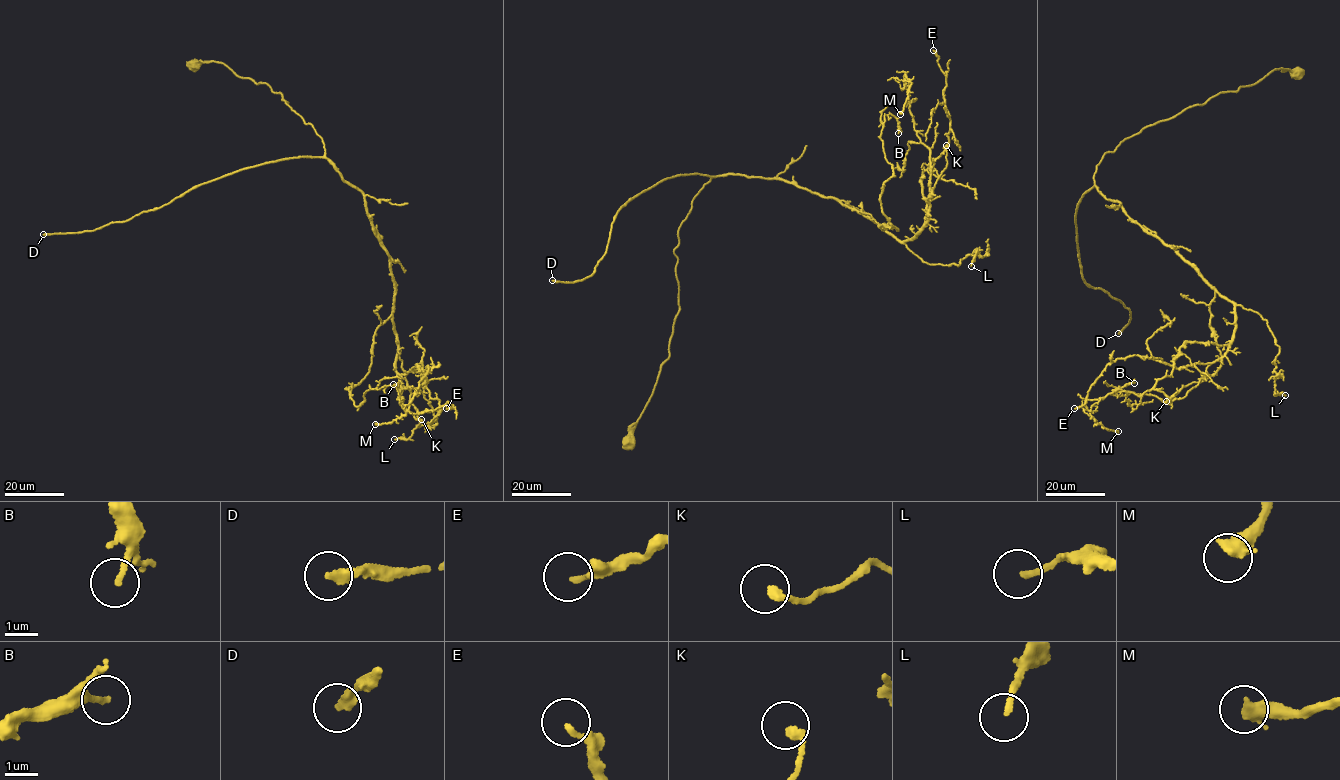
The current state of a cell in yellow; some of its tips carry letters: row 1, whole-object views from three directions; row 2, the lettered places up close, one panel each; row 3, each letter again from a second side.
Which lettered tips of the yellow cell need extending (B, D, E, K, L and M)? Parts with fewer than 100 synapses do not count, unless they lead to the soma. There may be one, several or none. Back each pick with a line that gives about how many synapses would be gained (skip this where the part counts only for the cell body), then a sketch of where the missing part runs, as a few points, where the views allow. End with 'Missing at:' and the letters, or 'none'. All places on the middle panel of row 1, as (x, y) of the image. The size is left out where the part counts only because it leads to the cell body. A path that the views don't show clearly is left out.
D: Roughly 110 synapses
Missing at: D

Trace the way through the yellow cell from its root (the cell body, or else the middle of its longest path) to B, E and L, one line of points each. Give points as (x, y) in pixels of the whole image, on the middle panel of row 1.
B: (629, 441), (669, 356), (674, 250), (700, 190), (782, 179), (898, 230), (880, 199), (885, 115), (898, 133)
E: (629, 441), (669, 356), (679, 229), (711, 178), (782, 179), (920, 233), (951, 129), (933, 50)
L: (629, 441), (669, 356), (679, 229), (714, 176), (792, 181), (928, 264), (979, 250), (971, 266)

